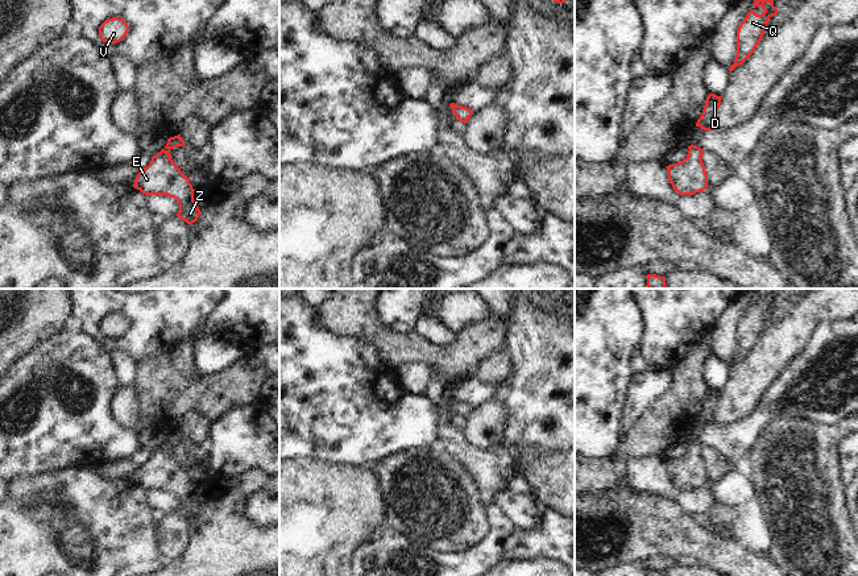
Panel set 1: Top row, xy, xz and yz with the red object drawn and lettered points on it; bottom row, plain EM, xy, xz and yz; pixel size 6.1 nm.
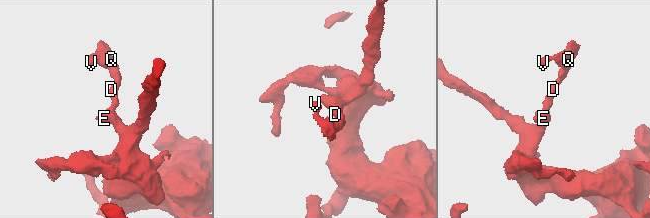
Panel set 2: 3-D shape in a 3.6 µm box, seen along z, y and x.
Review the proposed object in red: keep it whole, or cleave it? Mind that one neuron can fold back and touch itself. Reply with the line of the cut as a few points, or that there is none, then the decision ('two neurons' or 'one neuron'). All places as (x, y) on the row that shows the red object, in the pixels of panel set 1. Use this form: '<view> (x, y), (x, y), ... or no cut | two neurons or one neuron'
no cut | one neuron

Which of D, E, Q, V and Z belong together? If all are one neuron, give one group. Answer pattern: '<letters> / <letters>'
D E Q V Z

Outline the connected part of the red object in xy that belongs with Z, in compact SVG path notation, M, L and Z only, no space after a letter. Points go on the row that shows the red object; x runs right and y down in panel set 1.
M181 134L167 138L166 146L152 157L146 167L138 171L133 187L148 195L167 195L179 204L177 216L188 225L195 223L200 210L194 200L194 188L187 175L170 158L169 149L186 145Z

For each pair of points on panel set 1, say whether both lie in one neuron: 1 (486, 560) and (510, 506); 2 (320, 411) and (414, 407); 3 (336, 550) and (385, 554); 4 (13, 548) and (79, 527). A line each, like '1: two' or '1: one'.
1: one
2: one
3: two
4: one

